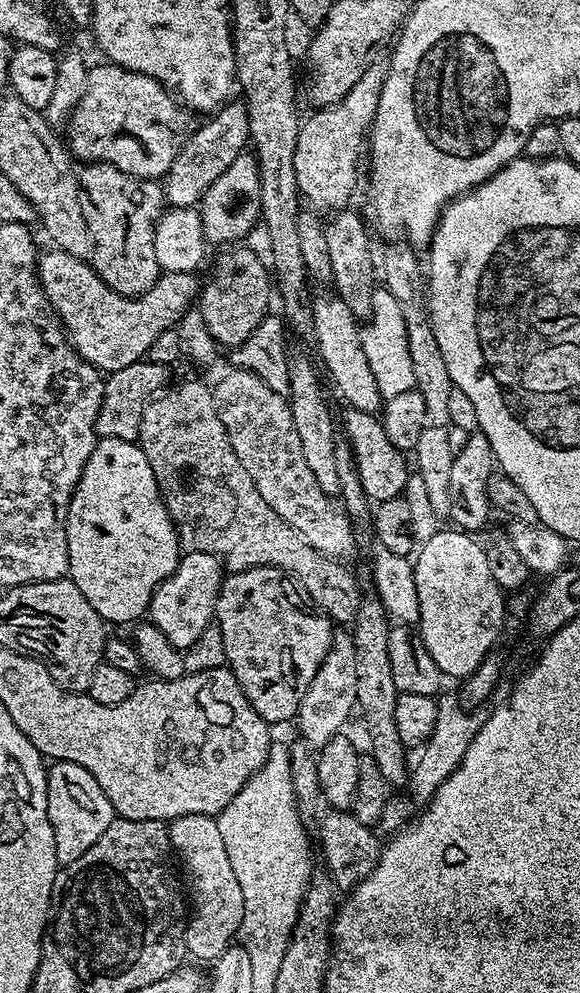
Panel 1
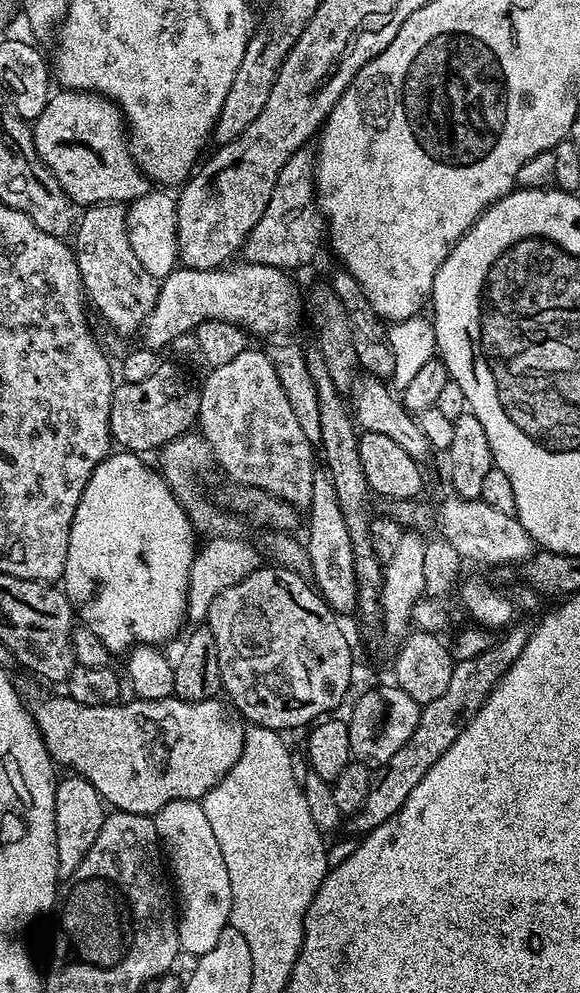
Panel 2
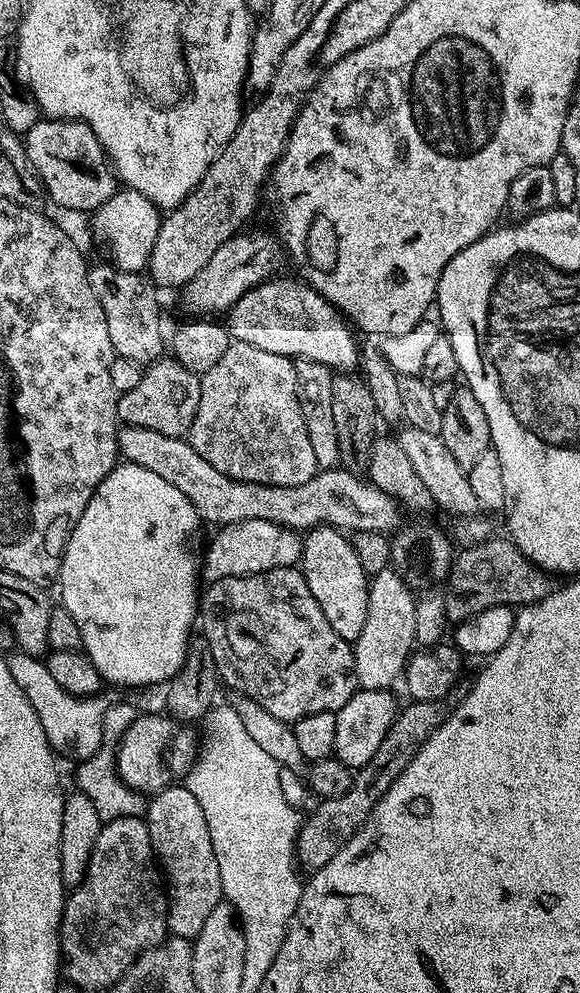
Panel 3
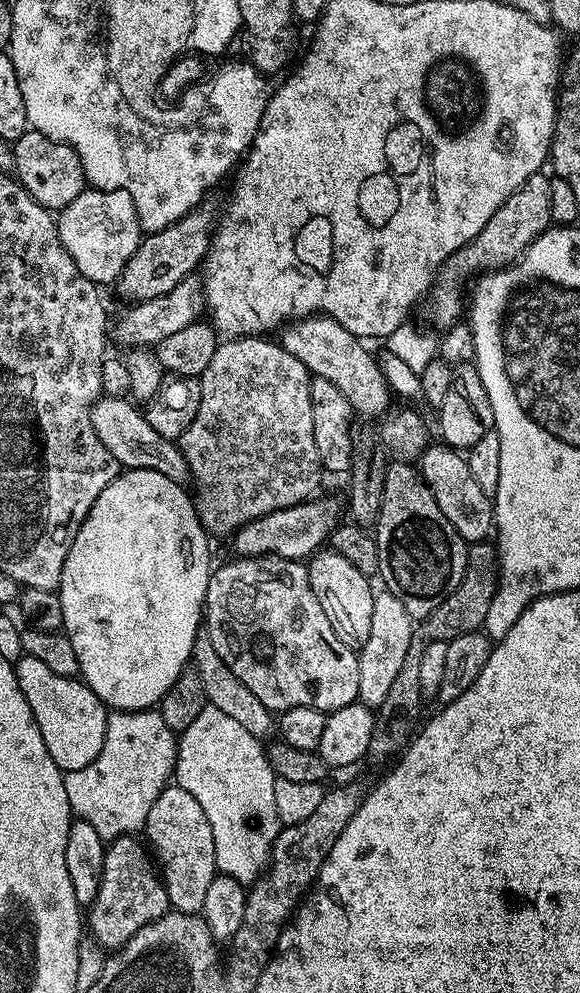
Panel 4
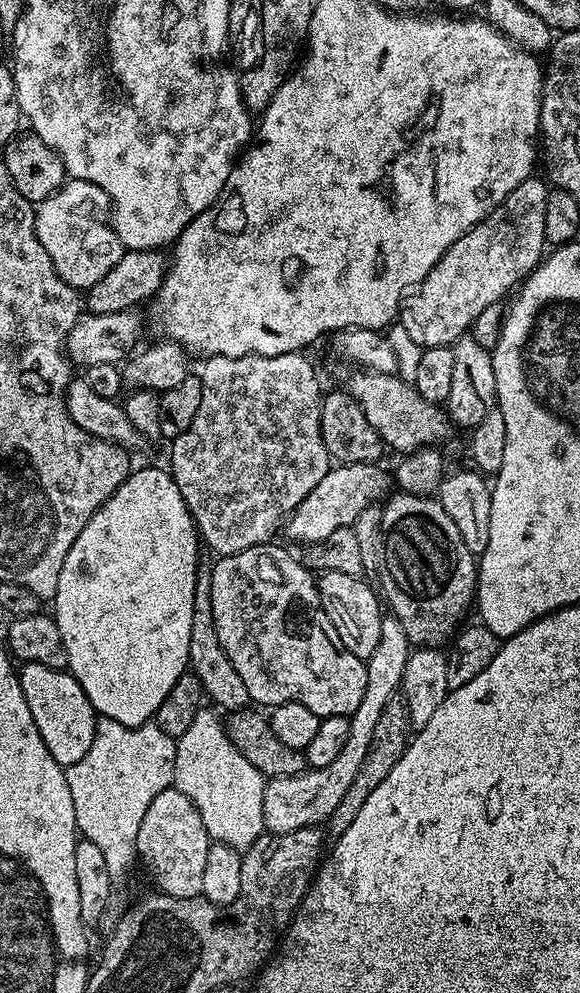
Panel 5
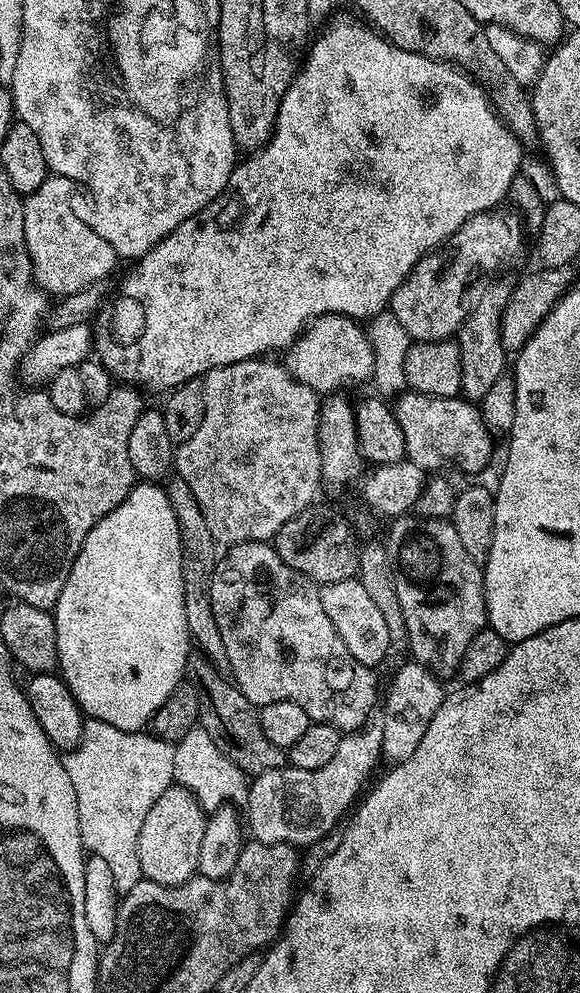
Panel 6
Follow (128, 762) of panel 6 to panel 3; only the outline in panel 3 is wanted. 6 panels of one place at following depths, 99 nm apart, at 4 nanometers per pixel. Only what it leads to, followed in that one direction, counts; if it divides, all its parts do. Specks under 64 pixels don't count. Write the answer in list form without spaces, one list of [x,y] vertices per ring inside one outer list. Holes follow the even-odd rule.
[[[109,703],[106,710],[106,722],[104,723],[104,742],[105,744],[97,752],[83,761],[76,772],[75,787],[90,798],[94,804],[94,810],[98,810],[101,821],[107,822],[114,818],[126,818],[127,816],[143,817],[146,812],[146,800],[139,792],[135,792],[116,772],[116,752],[113,746],[119,745],[124,739],[126,730],[134,723],[138,715],[138,709],[132,704]],[[112,744],[112,748],[111,748]]]

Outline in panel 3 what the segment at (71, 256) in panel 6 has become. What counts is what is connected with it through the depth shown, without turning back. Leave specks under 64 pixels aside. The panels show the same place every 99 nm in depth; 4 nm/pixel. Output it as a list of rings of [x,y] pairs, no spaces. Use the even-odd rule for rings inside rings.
[[[125,187],[117,190],[91,217],[97,238],[108,243],[111,263],[124,272],[138,273],[147,269],[148,256],[154,250],[154,238],[158,238],[161,219],[161,209],[156,208],[146,194],[138,194],[138,190]]]

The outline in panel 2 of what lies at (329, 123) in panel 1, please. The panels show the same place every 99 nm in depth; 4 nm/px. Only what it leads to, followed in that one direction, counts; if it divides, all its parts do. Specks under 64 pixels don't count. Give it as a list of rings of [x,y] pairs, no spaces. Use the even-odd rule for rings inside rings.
[[[308,146],[299,148],[286,166],[282,166],[262,218],[258,218],[254,230],[244,241],[242,256],[247,263],[293,270],[310,263],[319,254],[320,239],[323,241],[326,236],[326,217],[318,203],[314,152],[310,149]]]

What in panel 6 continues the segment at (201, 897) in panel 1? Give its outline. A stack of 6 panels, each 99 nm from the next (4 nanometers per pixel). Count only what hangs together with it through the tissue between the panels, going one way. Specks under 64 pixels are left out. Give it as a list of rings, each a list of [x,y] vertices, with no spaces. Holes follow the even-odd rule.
[[[173,783],[162,798],[150,806],[142,834],[138,834],[138,862],[141,877],[162,886],[178,886],[198,872],[198,849],[202,847],[202,830],[206,813],[194,794],[180,784]]]

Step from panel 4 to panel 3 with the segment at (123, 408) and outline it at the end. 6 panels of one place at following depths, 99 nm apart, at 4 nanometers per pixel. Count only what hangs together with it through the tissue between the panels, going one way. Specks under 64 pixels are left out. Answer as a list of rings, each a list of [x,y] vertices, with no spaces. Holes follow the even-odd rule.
[[[121,427],[116,434],[116,447],[127,463],[146,466],[146,470],[158,474],[158,478],[166,478],[170,486],[182,490],[182,494],[186,494],[186,498],[190,498],[190,502],[196,507],[196,513],[205,525],[223,526],[247,520],[261,520],[297,530],[328,524],[348,534],[388,534],[399,529],[402,524],[402,508],[394,498],[343,466],[317,471],[310,482],[302,482],[298,486],[270,486],[230,478],[214,470],[214,466],[210,466],[210,462],[206,462],[206,458],[202,458],[202,454],[198,454],[198,450],[194,450],[187,439],[158,434],[156,430]]]

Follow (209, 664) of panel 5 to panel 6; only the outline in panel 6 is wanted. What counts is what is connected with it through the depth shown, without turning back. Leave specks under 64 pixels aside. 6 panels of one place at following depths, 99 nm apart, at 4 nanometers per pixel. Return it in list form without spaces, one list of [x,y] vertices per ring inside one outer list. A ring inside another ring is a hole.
[[[172,478],[167,481],[166,491],[170,498],[170,506],[174,510],[174,518],[178,518],[178,530],[184,551],[182,602],[186,606],[188,635],[191,643],[215,668],[224,670],[228,668],[226,645],[222,642],[222,633],[218,630],[218,618],[214,618],[214,606],[210,602],[210,586],[214,582],[218,545],[214,534],[210,534],[210,526],[206,526],[206,517],[202,515],[202,509],[199,508],[198,501],[194,499],[190,486],[186,486],[186,482],[182,482],[179,478]]]

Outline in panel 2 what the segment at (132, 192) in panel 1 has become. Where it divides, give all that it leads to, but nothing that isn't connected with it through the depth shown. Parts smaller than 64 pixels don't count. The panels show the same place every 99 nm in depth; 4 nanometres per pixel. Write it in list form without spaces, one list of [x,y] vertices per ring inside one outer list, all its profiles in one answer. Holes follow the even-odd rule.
[[[94,204],[81,212],[74,228],[74,251],[87,299],[116,331],[139,333],[154,310],[154,302],[158,302],[160,281],[138,262],[134,246],[130,246],[125,205]]]

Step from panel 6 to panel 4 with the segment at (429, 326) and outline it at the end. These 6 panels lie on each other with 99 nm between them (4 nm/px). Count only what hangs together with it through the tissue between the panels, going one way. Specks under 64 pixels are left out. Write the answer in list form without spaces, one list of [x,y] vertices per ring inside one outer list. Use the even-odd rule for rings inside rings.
[[[539,171],[498,210],[494,210],[494,218],[482,226],[482,230],[466,246],[462,246],[446,262],[436,274],[436,282],[430,289],[430,301],[432,300],[432,320],[440,327],[440,330],[453,328],[461,319],[460,315],[466,312],[466,288],[464,292],[464,283],[468,279],[471,281],[477,274],[483,274],[489,270],[499,270],[506,264],[511,264],[513,260],[518,259],[522,253],[534,242],[534,238],[541,236],[544,231],[552,224],[552,215],[550,214],[550,186],[552,180],[544,177],[545,173]]]

